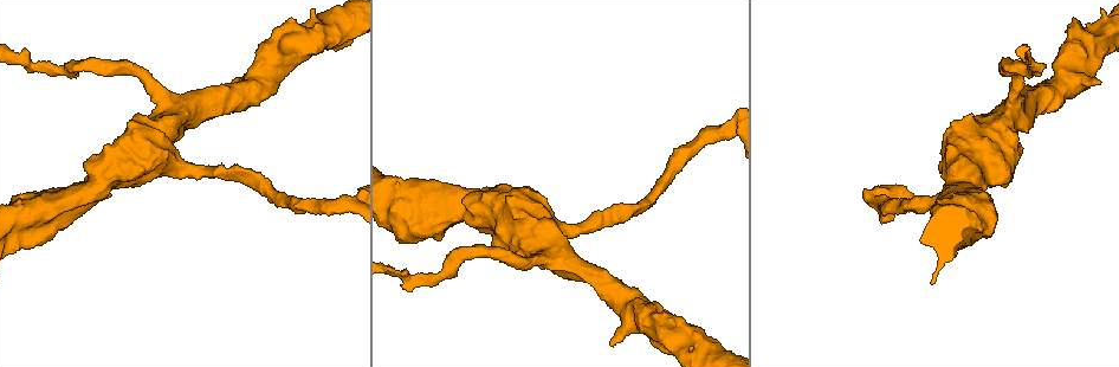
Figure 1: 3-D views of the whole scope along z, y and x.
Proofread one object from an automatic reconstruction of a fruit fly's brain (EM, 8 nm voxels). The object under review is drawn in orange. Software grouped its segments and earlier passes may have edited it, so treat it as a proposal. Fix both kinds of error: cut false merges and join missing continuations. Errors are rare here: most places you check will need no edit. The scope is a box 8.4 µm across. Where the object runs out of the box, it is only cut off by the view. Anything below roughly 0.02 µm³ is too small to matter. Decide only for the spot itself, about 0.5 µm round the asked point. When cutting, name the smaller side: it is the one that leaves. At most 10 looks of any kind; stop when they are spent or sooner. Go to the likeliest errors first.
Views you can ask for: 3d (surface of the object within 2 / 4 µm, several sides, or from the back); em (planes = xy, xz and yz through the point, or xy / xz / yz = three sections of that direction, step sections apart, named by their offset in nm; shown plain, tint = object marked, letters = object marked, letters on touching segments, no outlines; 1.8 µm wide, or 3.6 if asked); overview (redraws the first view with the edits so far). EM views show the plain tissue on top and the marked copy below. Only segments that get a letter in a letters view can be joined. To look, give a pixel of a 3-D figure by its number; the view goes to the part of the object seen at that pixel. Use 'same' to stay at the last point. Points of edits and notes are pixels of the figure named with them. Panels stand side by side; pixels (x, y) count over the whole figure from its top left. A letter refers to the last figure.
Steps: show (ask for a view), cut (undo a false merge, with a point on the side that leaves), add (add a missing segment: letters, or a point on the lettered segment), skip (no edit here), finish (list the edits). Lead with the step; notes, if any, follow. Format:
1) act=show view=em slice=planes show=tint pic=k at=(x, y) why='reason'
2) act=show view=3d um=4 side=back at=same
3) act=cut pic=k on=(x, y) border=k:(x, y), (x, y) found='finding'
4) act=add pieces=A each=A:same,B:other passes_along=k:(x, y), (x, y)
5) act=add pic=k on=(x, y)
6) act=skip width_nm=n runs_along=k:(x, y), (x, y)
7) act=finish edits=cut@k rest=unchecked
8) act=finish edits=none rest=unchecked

act=show view=em slice=yz step=8 show=tint pic=1 at=(1099, 83) why='an open end'

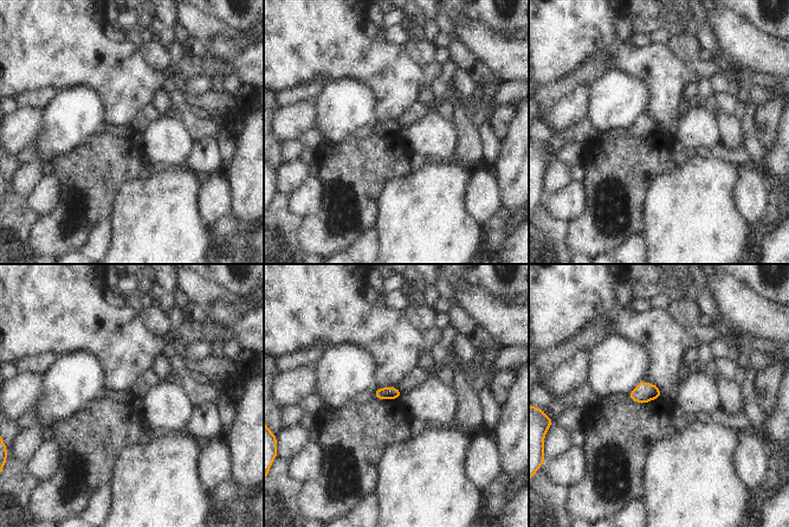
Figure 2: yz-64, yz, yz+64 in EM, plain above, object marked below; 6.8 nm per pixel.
act=show view=em slice=planes show=letters at=same why='another direction'

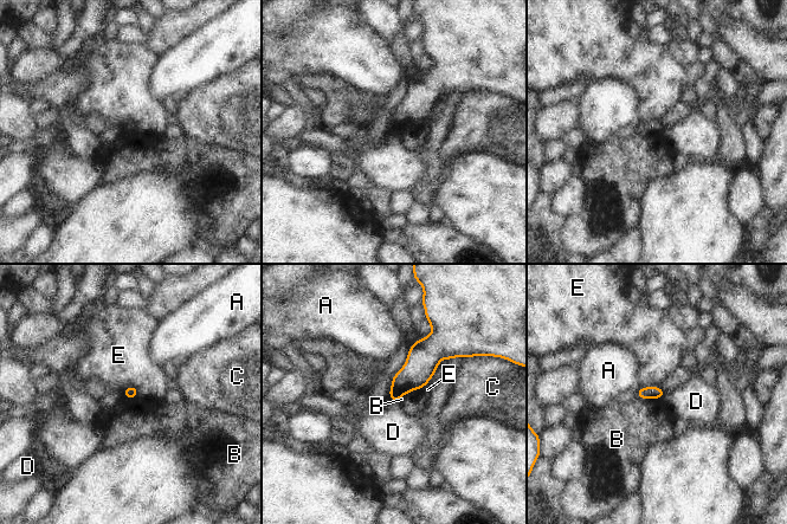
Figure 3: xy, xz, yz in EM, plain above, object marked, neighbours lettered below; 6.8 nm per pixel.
act=skip longest_contact=B:190nm each=A:other,B:other,C:other,D:other,E:other border=3:(664, 396), (655, 399), (637, 398) found='no lettered segment goes on from it'

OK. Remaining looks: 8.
act=show view=3d um=4 pic=1 at=(284, 29) why='stops while still wide'

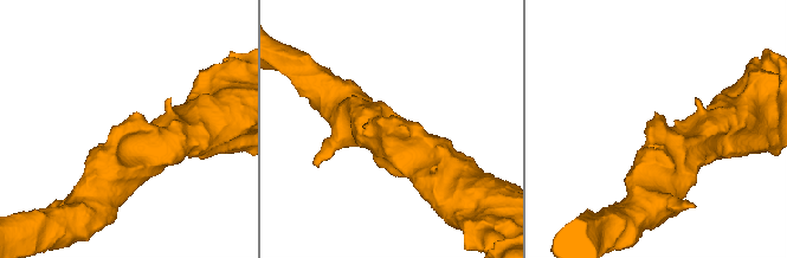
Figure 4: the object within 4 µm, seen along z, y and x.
act=show view=em um=3.6 slice=planes show=letters pic=4 at=(128, 131)

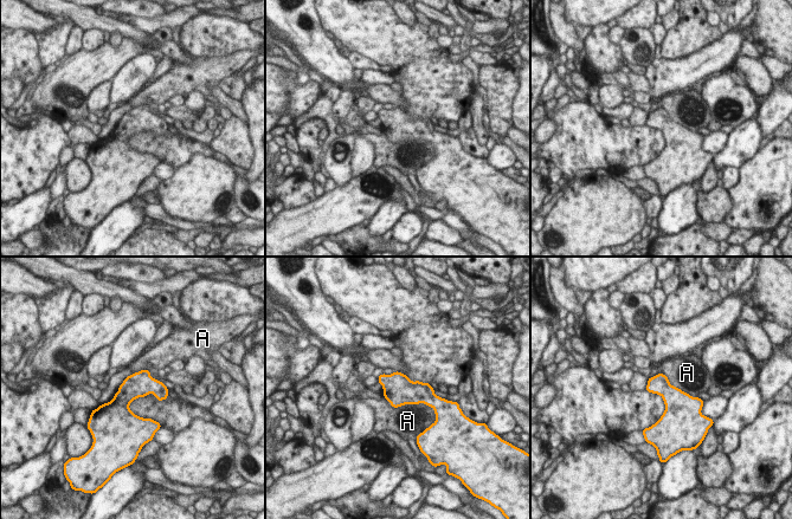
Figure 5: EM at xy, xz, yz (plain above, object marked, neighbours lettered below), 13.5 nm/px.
act=skip longest_contact=A:700nm each=A:other border=5:(386, 399), (433, 410) found='none of them fits'

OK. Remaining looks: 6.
act=show view=3d um=4 pic=1 at=(140, 154) why='sudden change in width'

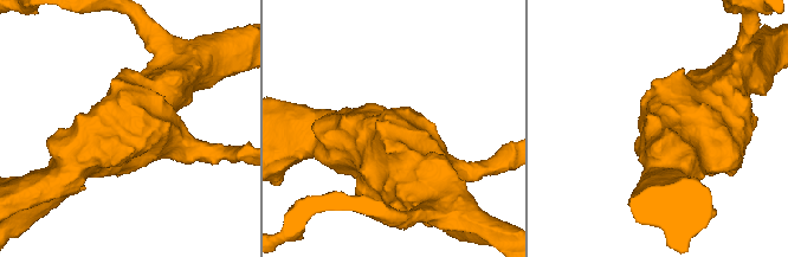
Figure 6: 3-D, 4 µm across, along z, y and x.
act=show view=em um=3.6 slice=planes show=letters pic=6 at=(127, 132)

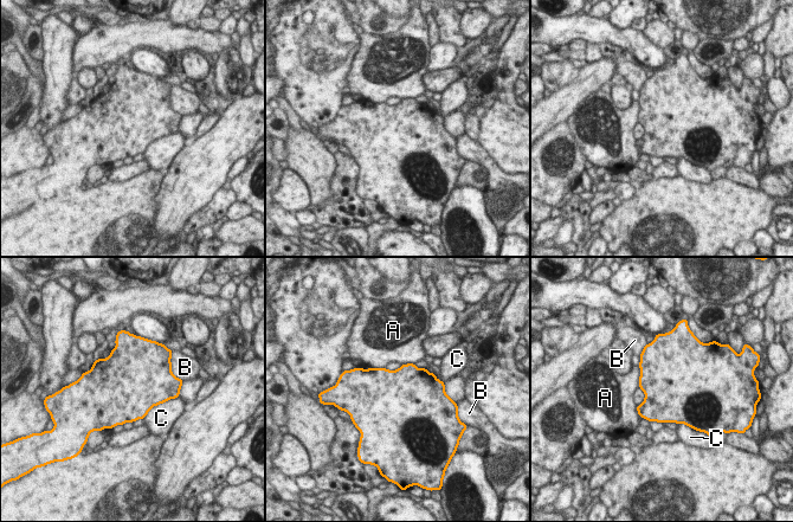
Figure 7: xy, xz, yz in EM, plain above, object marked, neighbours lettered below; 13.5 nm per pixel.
act=skip longest_contact=C:500nm each=A:other,B:other,C:other border=7:(638, 366), (639, 387) found='one neuron here'

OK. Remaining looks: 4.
act=show view=em um=3.6 slice=planes show=letters pic=1 at=(435, 181) why='branch stops here'

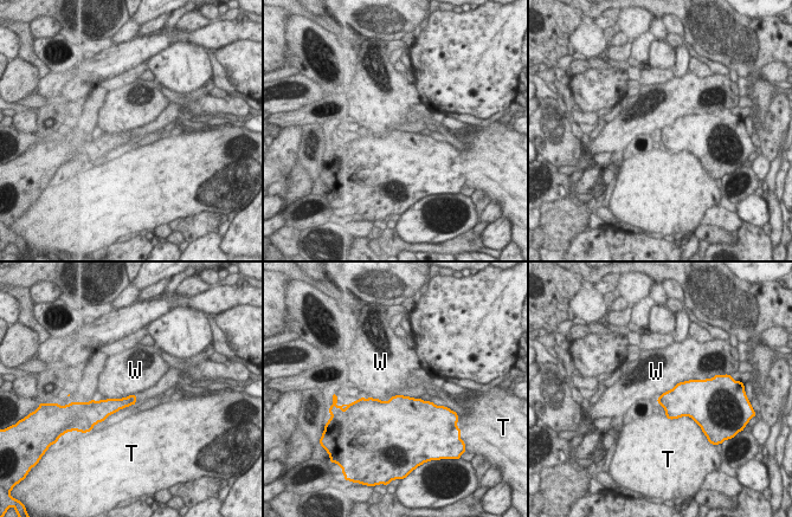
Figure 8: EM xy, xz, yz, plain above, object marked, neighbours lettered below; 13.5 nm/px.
act=skip each=T:other,W:other border=8:(699, 379), (680, 381), (657, 399) found='none of them fits'

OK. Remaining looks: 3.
act=finish edits=none rest=unchecked

